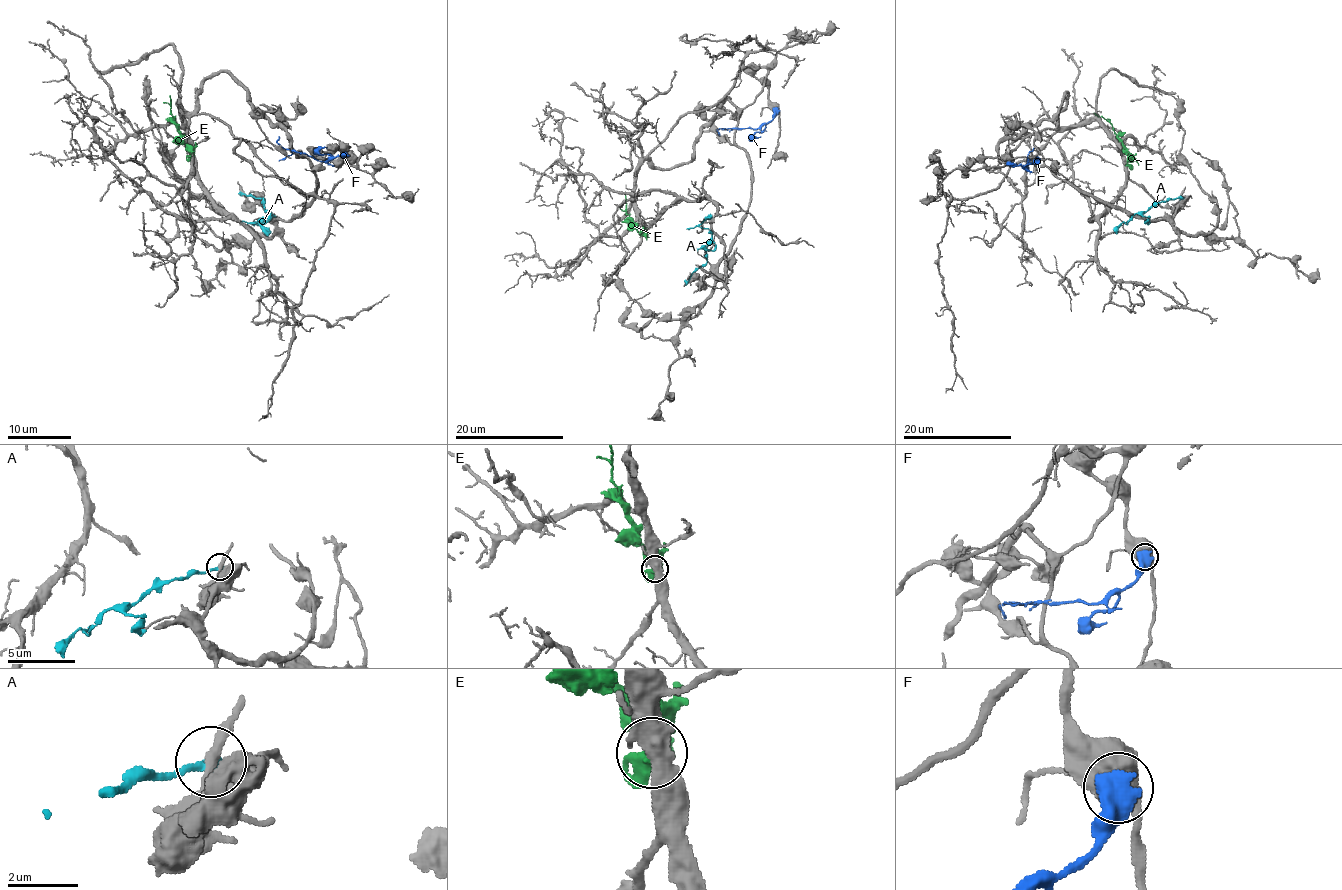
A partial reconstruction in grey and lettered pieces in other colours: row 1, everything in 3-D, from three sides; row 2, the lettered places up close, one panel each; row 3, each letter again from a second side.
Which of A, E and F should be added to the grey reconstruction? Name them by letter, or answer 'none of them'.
none of them

